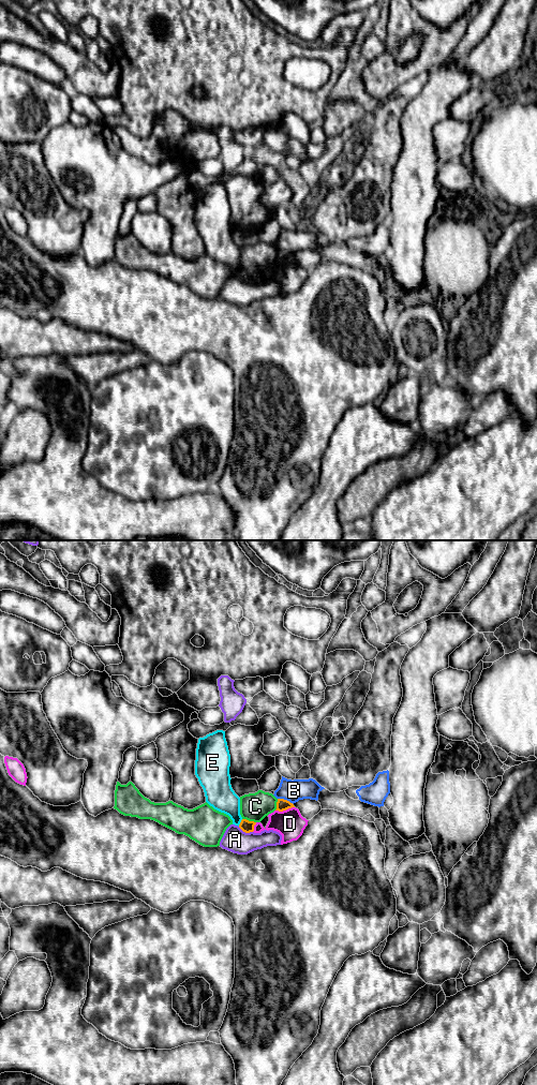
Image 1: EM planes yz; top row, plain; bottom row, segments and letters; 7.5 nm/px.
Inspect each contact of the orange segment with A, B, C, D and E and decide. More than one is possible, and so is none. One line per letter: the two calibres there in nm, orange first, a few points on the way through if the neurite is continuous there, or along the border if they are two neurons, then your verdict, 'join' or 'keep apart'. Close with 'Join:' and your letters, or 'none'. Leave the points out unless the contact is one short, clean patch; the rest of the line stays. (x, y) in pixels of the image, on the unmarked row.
A: 90/180 nm | keep apart
B: 90/160 nm | keep apart
C: 90/200 nm | keep apart
D: 90/220 nm | keep apart
E: 90/200 nm | keep apart
Join: none

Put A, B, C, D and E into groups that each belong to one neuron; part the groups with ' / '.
A E / B / C / D

